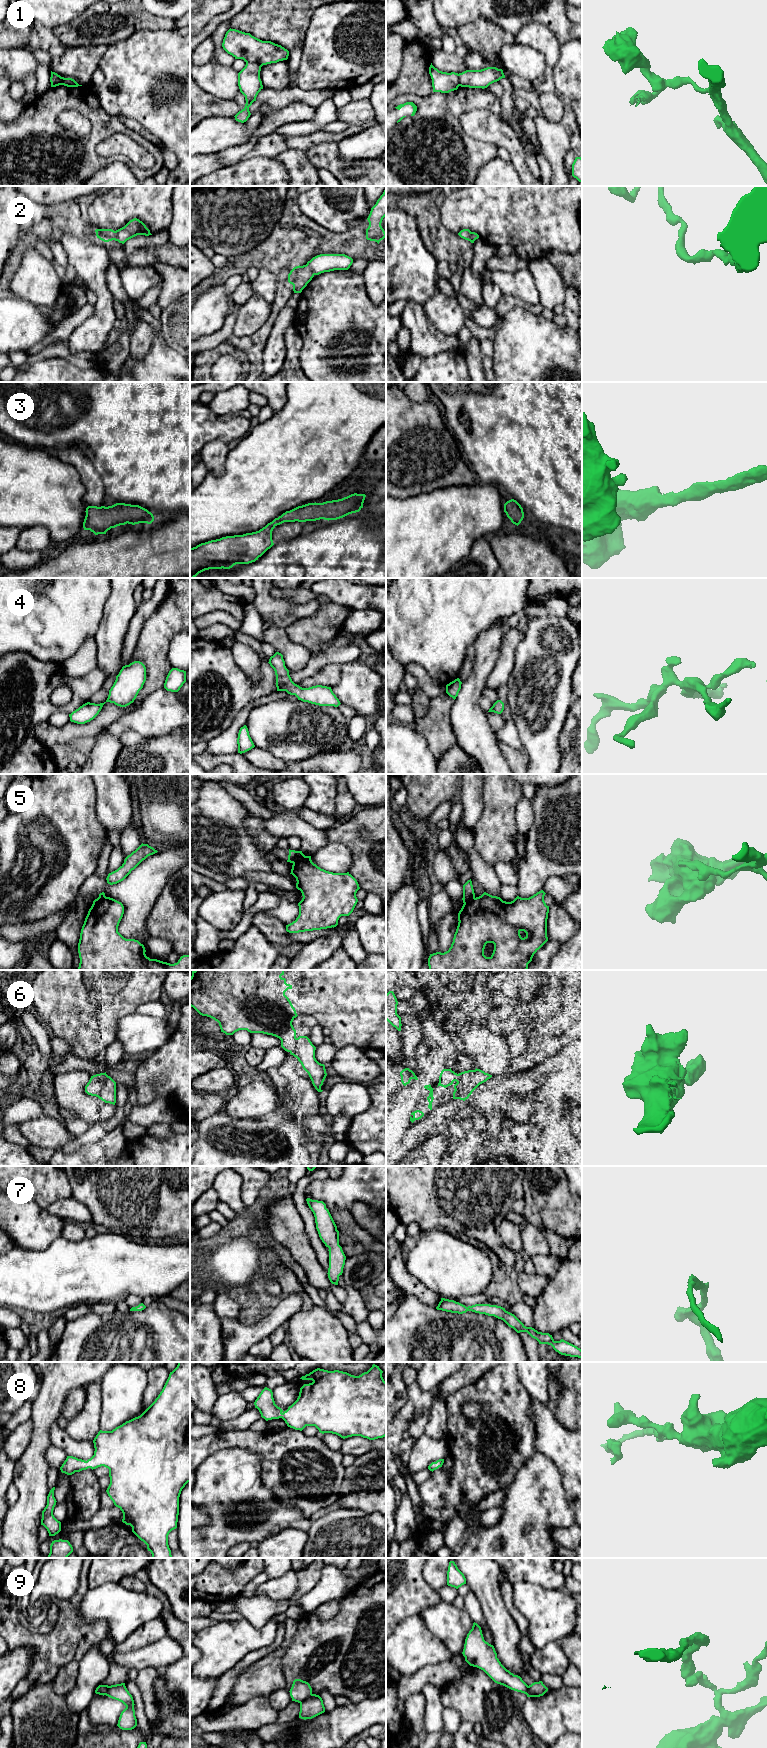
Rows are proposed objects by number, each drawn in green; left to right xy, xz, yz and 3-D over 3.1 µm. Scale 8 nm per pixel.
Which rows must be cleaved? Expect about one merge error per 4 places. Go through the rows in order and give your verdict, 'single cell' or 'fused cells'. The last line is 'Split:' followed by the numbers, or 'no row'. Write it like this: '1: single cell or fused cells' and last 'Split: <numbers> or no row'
1: fused cells
2: single cell
3: single cell
4: single cell
5: fused cells
6: single cell
7: single cell
8: single cell
9: fused cells
Split: 1, 5, 9

